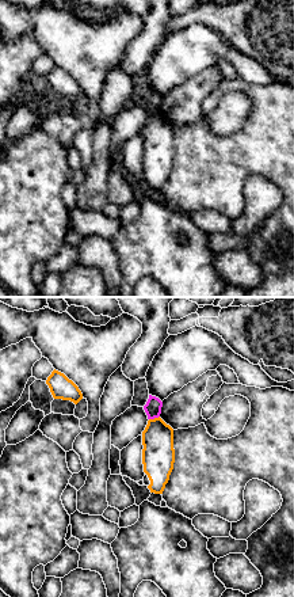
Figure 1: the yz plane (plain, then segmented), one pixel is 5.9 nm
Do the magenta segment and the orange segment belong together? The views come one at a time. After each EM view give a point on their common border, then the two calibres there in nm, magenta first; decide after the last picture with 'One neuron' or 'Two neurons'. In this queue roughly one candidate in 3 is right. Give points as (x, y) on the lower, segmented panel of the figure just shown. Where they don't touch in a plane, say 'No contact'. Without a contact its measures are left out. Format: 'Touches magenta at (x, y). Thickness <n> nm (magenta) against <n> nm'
Touches magenta at (153, 418). Thickness 100 nm (magenta) against 190 nm

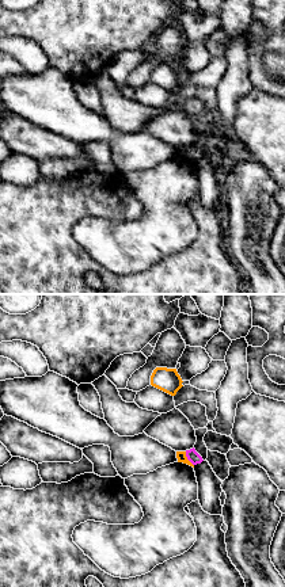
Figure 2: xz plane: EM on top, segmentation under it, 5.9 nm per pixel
Touches magenta at (187, 458). Thickness 70 nm (magenta) against 60 nm

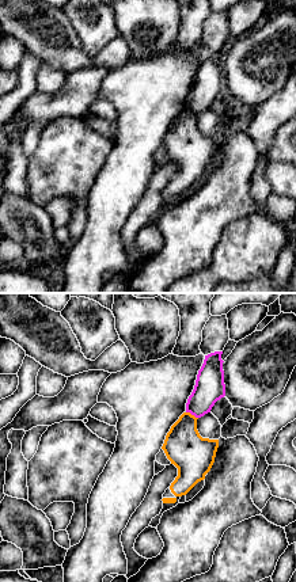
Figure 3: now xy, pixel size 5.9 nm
Touches magenta at (192, 414). Thickness 180 nm (magenta) against 240 nm

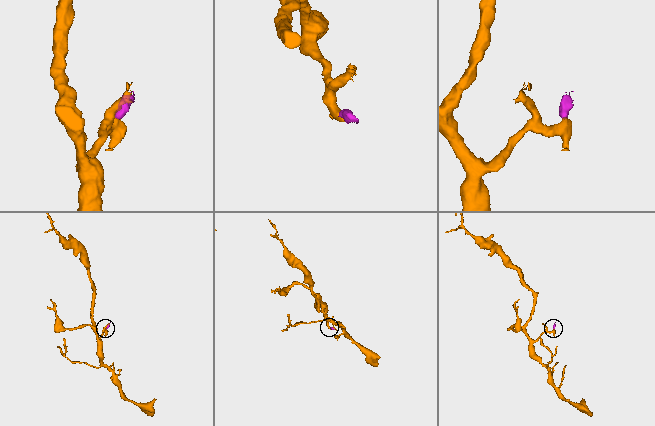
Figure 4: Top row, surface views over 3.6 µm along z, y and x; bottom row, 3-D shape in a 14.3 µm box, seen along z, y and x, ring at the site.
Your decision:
Two neurons

